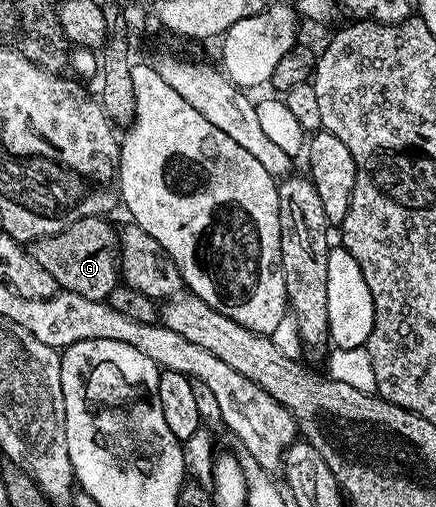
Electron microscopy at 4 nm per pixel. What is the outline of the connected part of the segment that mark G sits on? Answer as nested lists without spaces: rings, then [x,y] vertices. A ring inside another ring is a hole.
[[[103,215],[82,217],[77,219],[77,223],[65,227],[65,231],[57,231],[30,246],[29,251],[33,255],[33,259],[37,259],[37,263],[41,263],[41,267],[45,267],[45,271],[49,271],[49,275],[53,275],[53,279],[57,279],[60,290],[76,293],[85,299],[107,301],[110,293],[120,284],[119,233],[107,220],[108,218]]]

